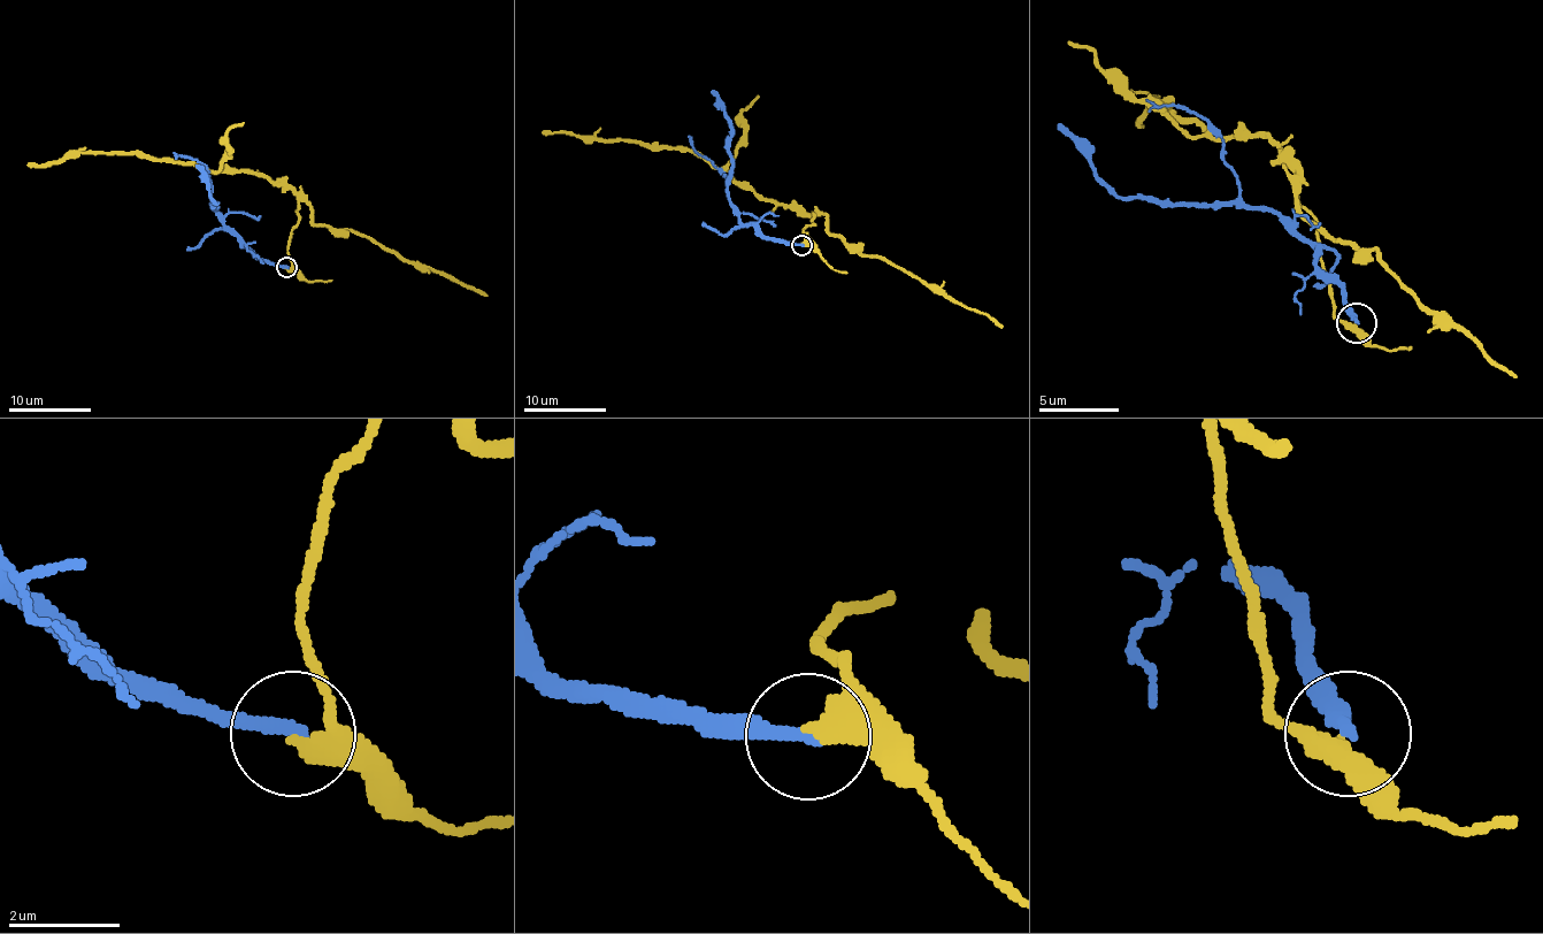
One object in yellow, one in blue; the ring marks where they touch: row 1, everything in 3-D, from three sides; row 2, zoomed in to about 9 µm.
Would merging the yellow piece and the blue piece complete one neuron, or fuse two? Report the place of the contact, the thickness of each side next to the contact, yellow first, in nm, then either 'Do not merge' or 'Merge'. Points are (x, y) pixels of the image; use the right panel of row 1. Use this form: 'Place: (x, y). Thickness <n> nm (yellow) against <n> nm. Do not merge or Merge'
Place: (1357, 322). Thickness 300 nm (yellow) against 280 nm. Do not merge

